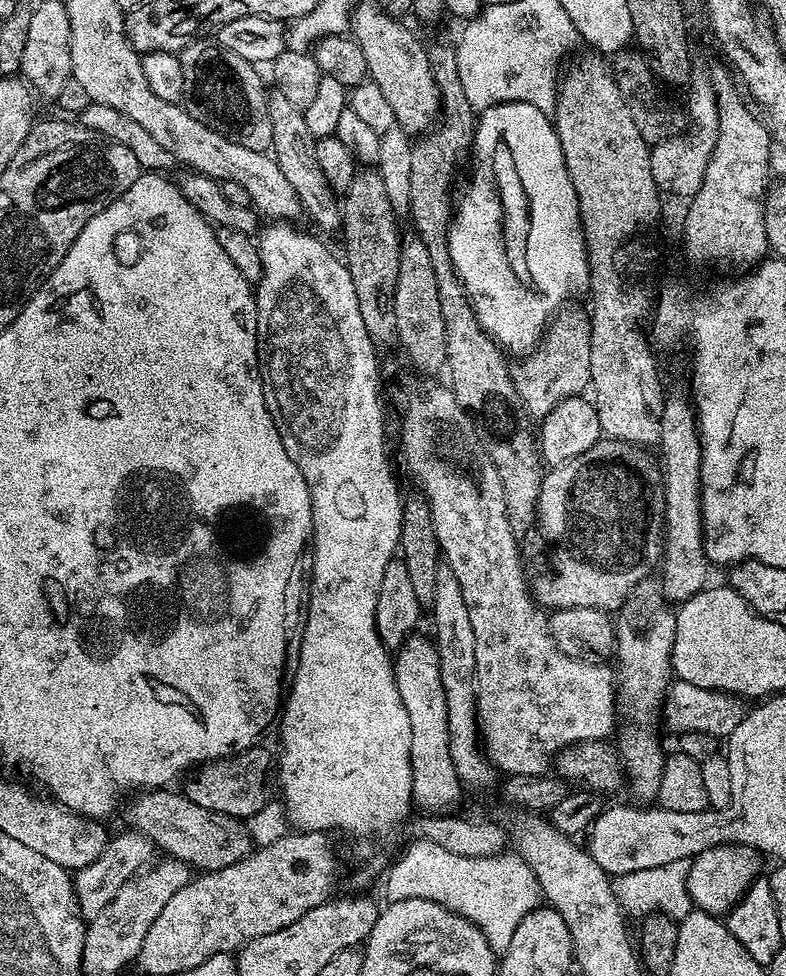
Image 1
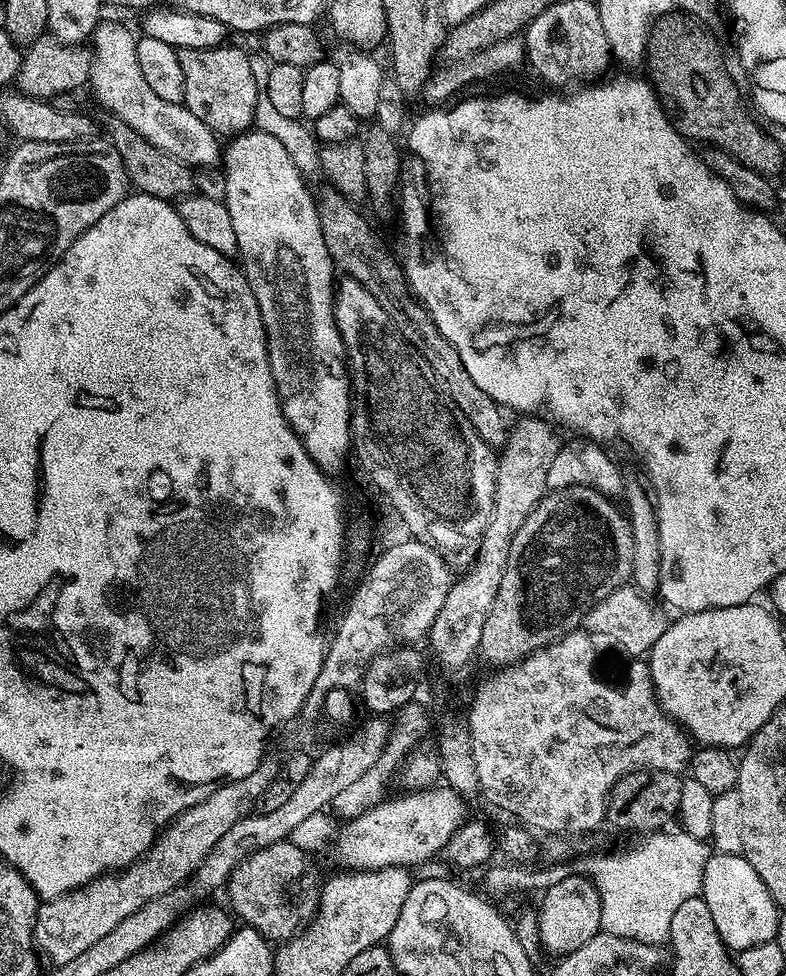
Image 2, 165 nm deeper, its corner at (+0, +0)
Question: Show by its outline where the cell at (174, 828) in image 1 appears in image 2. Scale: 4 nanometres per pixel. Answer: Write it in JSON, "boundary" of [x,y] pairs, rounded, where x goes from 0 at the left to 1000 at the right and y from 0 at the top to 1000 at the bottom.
{"boundary":[[[368,860],[355,861],[349,867],[338,867],[338,871],[328,871],[314,877],[296,890],[288,905],[288,915],[296,930],[294,933],[300,939],[305,938],[314,950],[330,955],[342,965],[372,962],[403,938],[407,928],[410,906],[406,901],[402,903],[402,893],[392,886],[392,879],[393,874],[374,867]]]}

